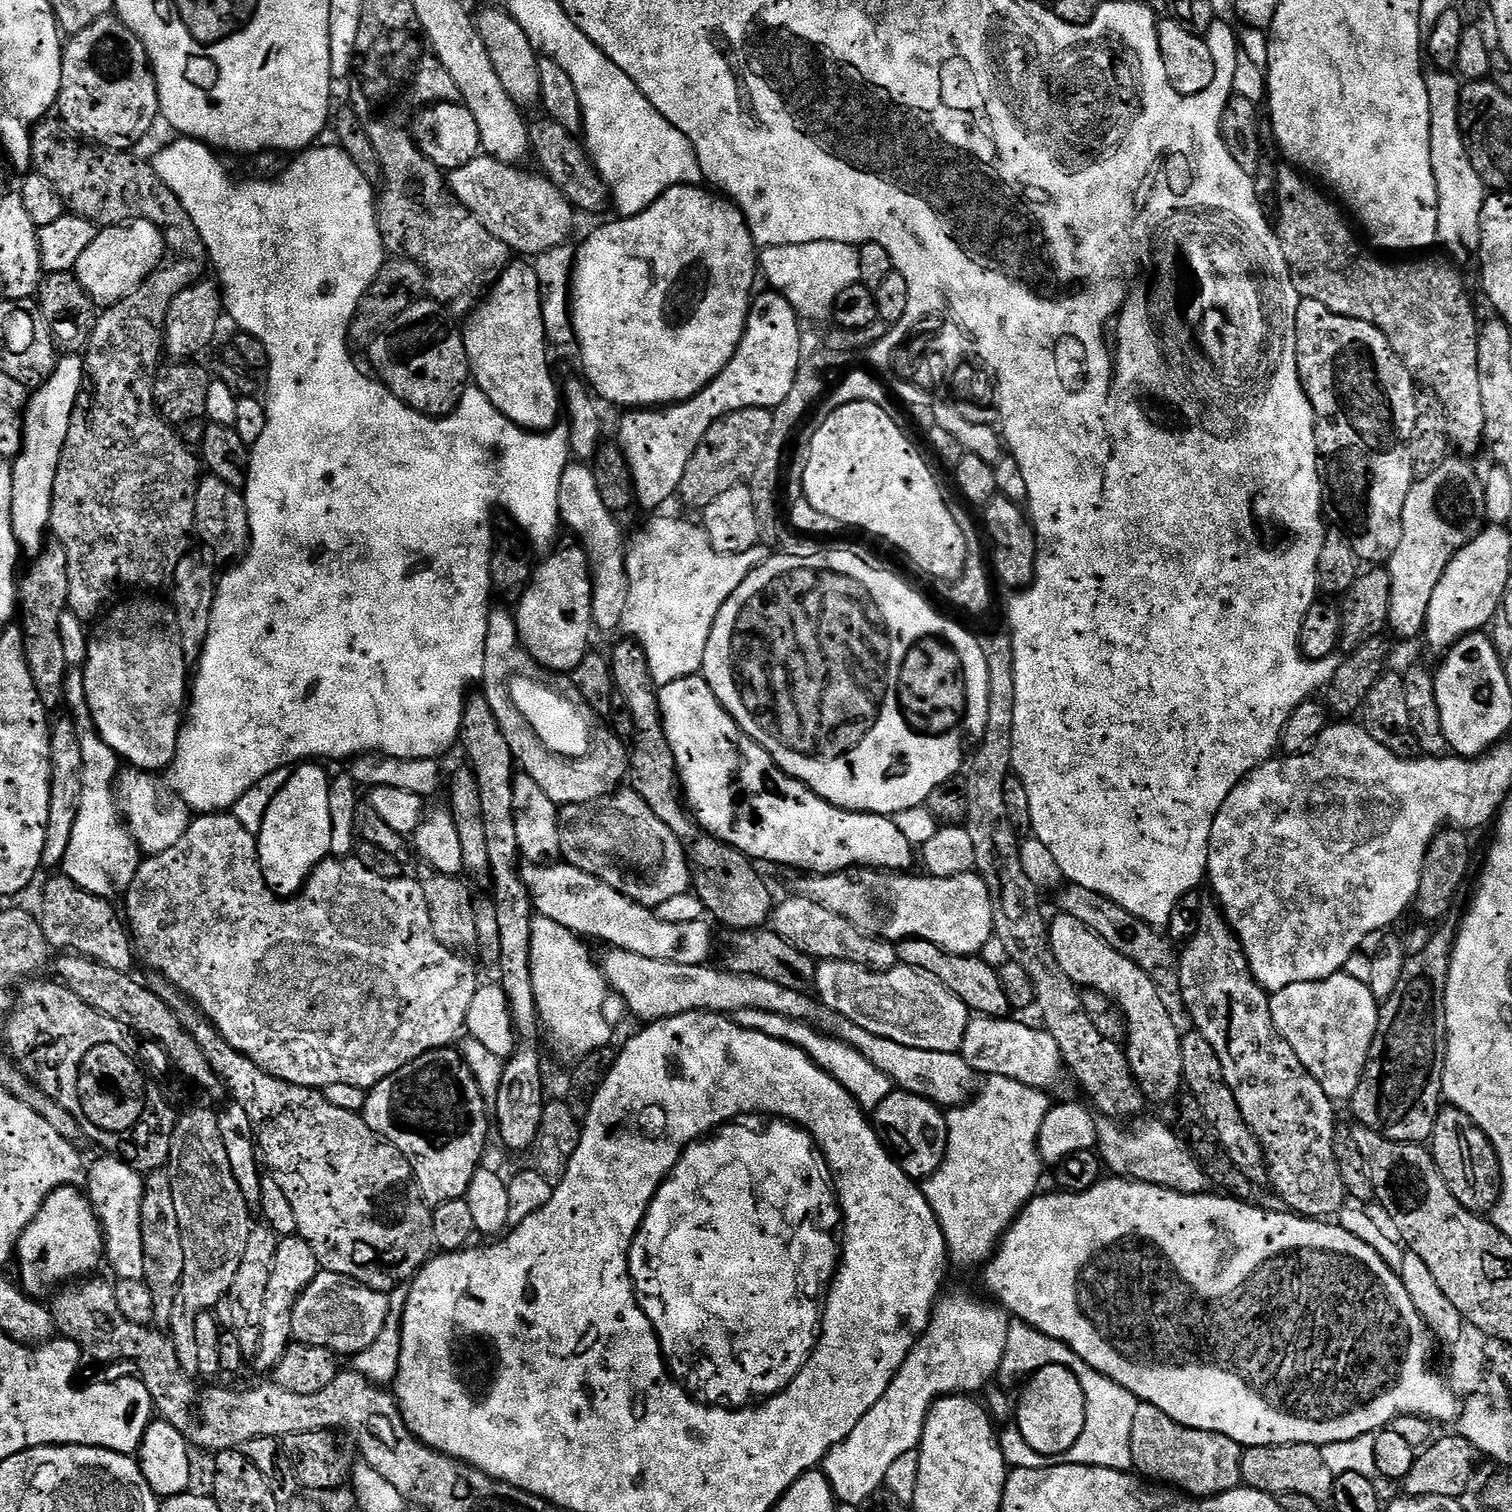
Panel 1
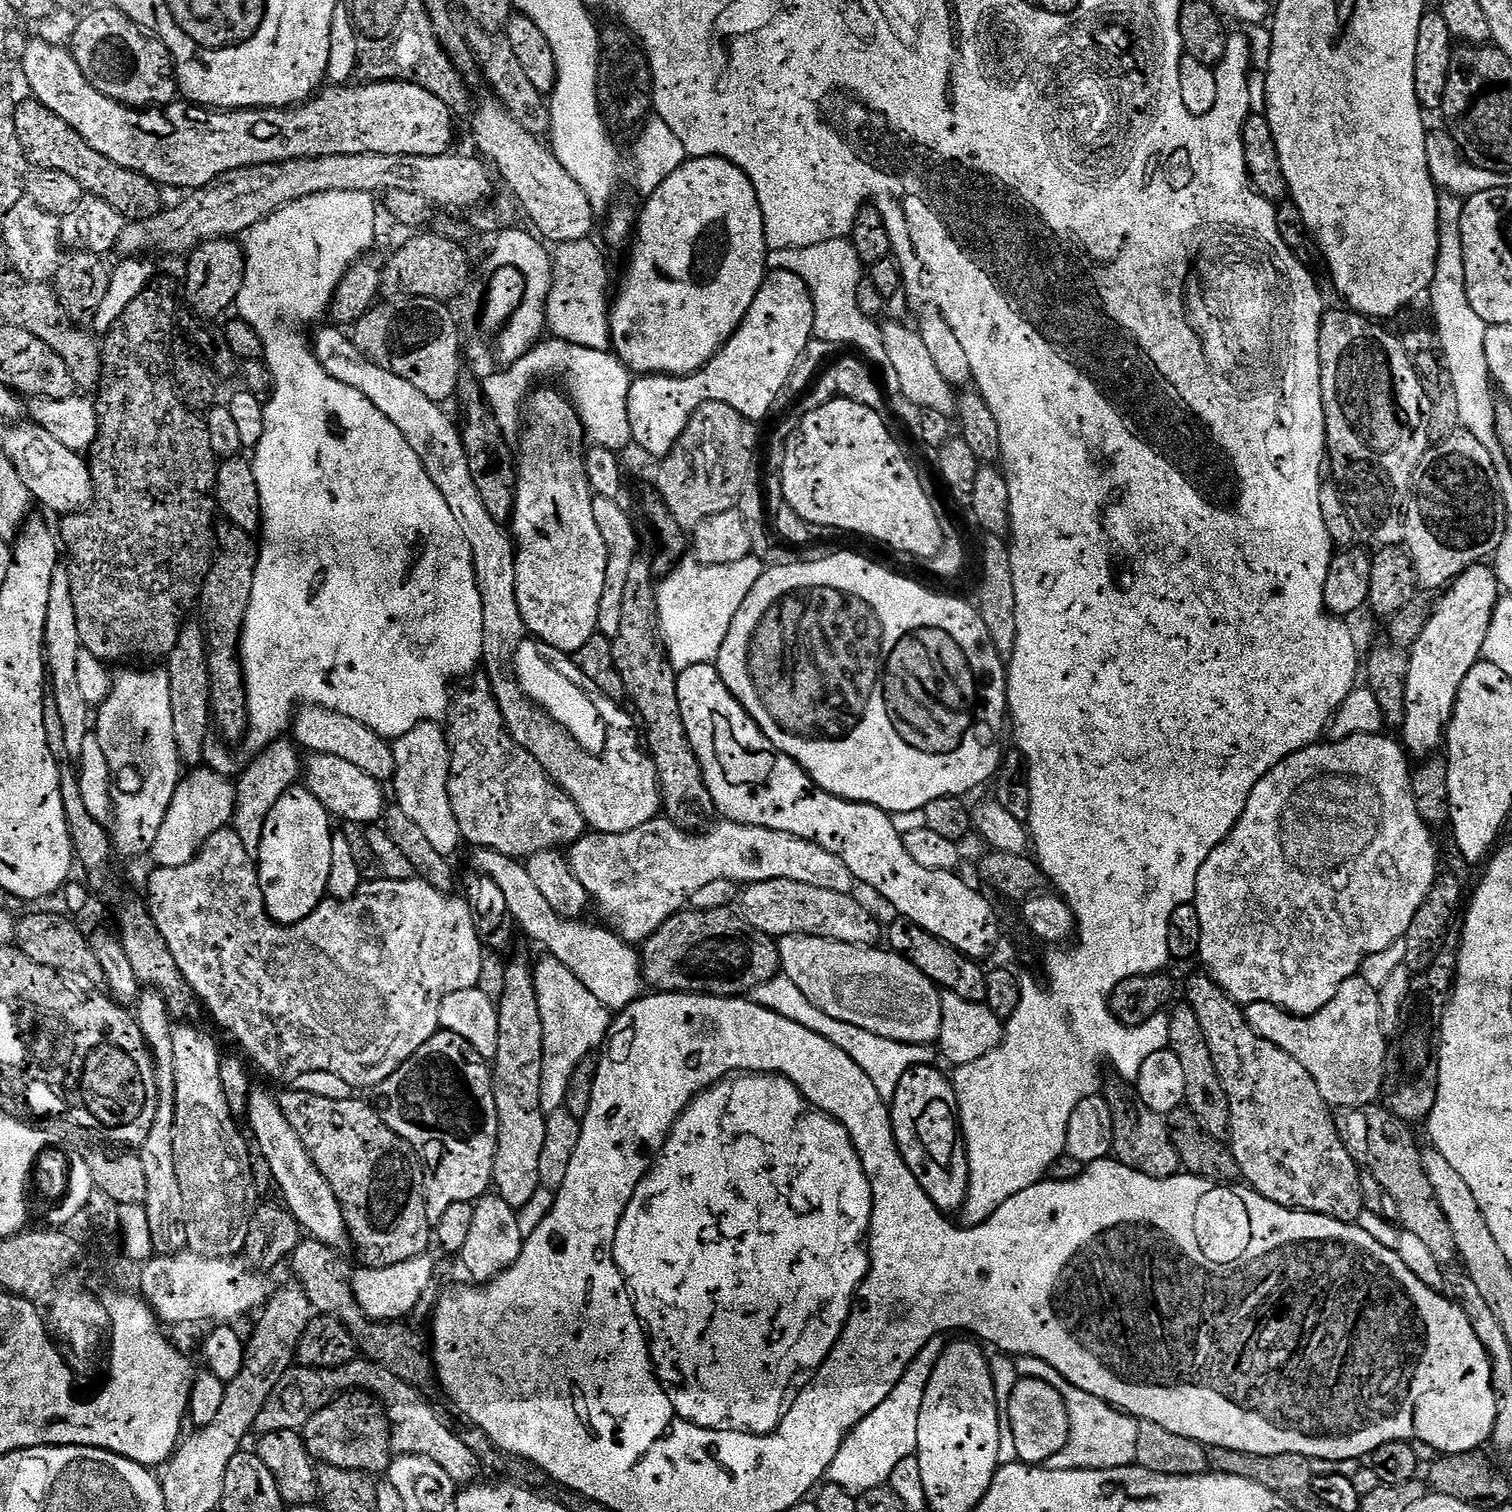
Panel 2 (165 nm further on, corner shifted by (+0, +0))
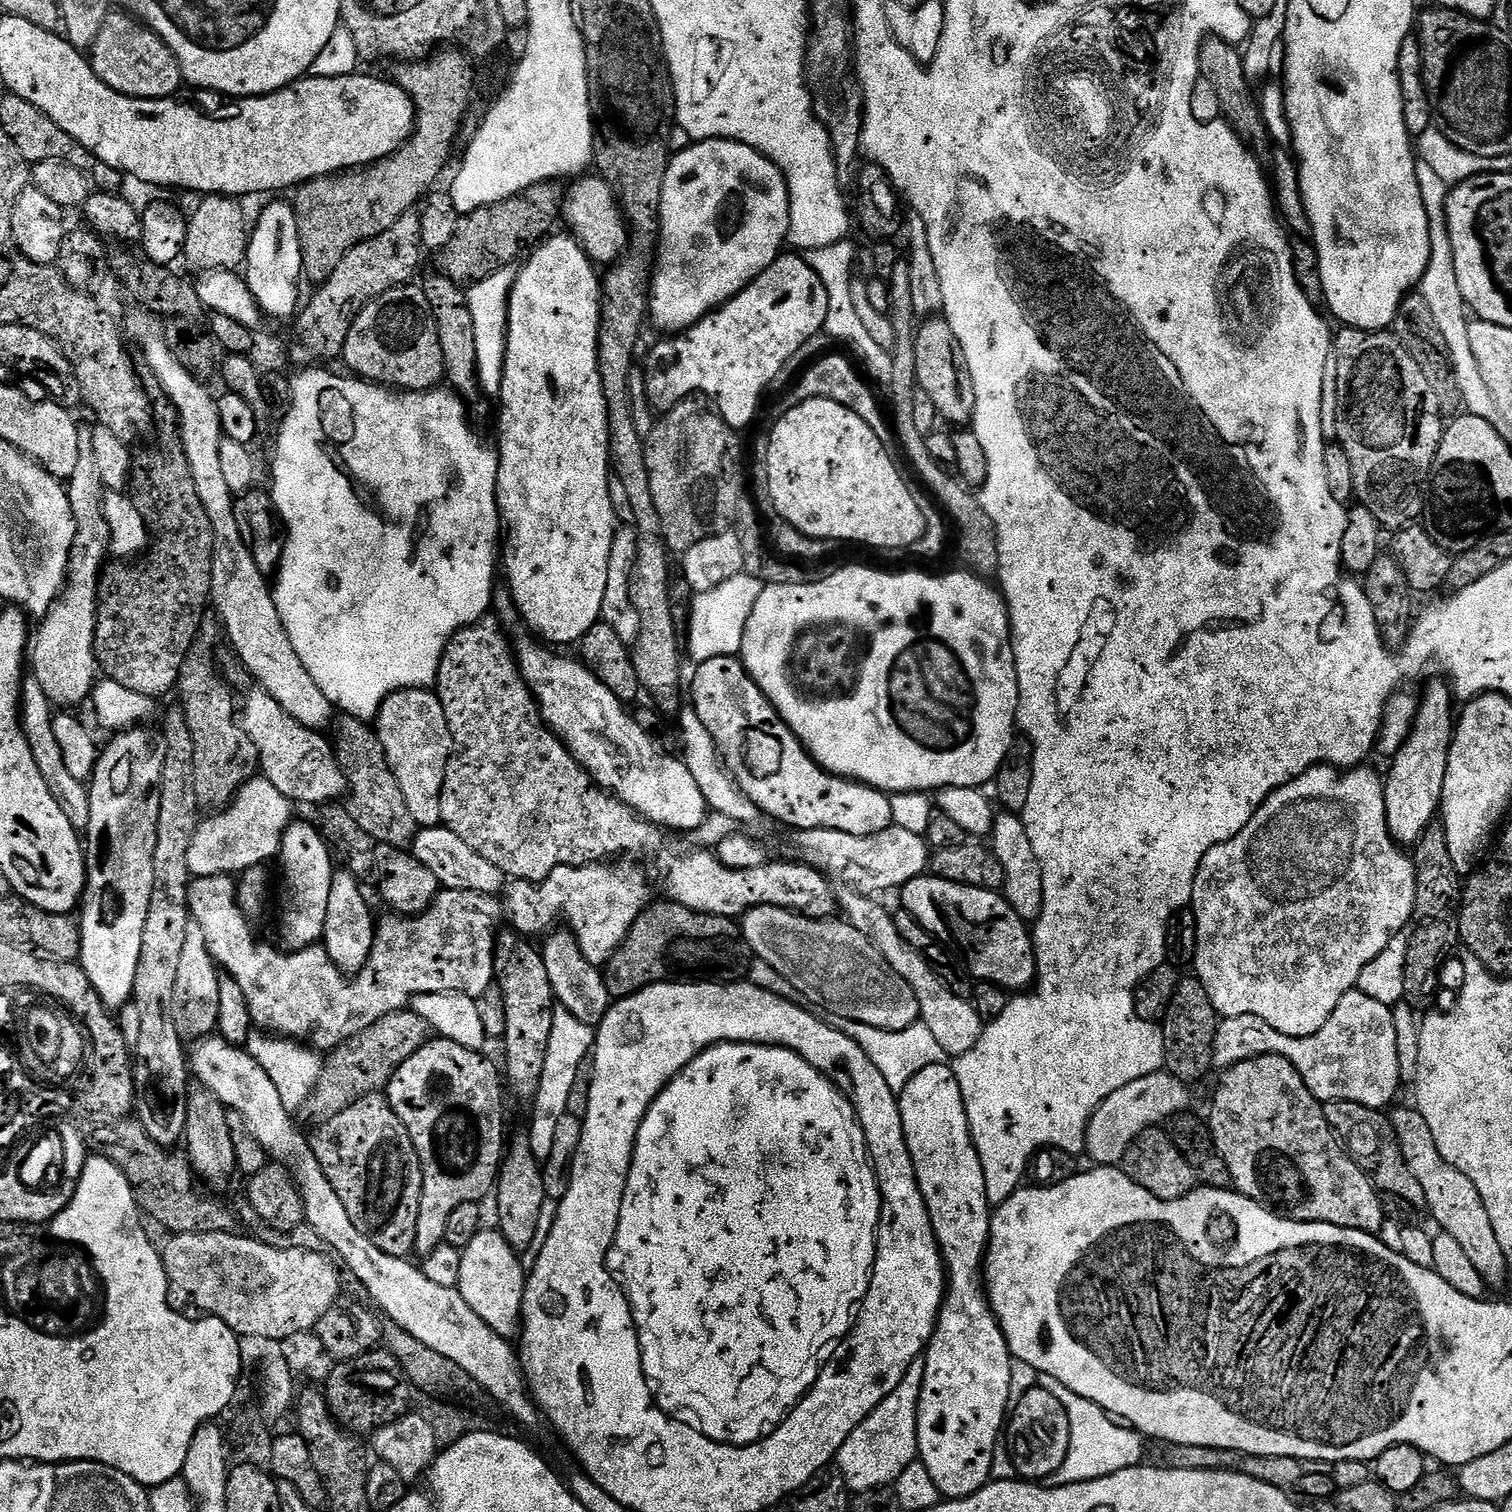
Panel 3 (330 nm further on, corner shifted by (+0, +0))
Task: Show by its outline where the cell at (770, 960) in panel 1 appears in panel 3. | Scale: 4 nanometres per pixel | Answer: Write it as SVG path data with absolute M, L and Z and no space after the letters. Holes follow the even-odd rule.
M649 903L642 915L634 922L634 926L630 926L630 934L626 934L626 938L620 943L616 953L608 959L607 964L603 965L604 981L608 987L609 997L613 1001L625 1000L627 996L633 996L652 984L669 982L734 984L747 977L754 957L735 919L695 912L681 904L656 903Z

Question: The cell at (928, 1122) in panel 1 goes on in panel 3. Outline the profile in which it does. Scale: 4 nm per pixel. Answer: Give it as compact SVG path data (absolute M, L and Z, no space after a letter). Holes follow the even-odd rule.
M951 1063L935 1064L926 1066L926 1070L918 1070L910 1082L898 1094L900 1101L900 1113L902 1114L902 1130L906 1134L906 1146L910 1158L914 1162L914 1174L918 1178L918 1186L922 1190L922 1198L926 1202L926 1210L930 1214L932 1229L936 1235L936 1241L940 1247L940 1257L944 1260L944 1271L946 1273L946 1291L944 1294L944 1304L940 1307L940 1316L936 1320L936 1328L928 1340L927 1349L922 1357L924 1361L924 1381L920 1391L920 1401L918 1402L918 1422L916 1423L916 1433L918 1434L918 1460L930 1470L930 1478L934 1478L934 1486L938 1486L941 1497L949 1500L965 1500L967 1496L974 1495L978 1489L989 1483L993 1475L992 1463L996 1460L996 1443L1001 1443L1002 1433L1006 1428L1006 1417L1010 1412L1008 1399L1010 1398L1010 1366L1013 1358L1012 1352L1008 1349L1006 1338L1000 1329L1000 1323L996 1321L996 1316L992 1313L992 1306L988 1302L985 1285L982 1283L982 1269L984 1258L988 1250L988 1231L992 1225L990 1215L990 1205L986 1198L986 1178L982 1174L982 1162L978 1158L978 1150L972 1141L970 1126L966 1118L966 1106L962 1102L962 1090L958 1086L955 1067Z

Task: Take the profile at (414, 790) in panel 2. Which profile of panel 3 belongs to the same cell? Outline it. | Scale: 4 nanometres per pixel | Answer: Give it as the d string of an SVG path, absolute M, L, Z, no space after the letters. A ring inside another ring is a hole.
M400 688L390 694L380 704L380 713L374 721L374 731L384 747L384 756L388 760L398 786L402 786L402 795L406 798L406 807L420 828L441 827L442 786L446 778L446 766L452 757L452 735L446 722L446 710L435 691L426 688Z

